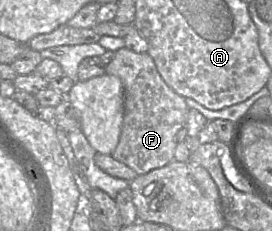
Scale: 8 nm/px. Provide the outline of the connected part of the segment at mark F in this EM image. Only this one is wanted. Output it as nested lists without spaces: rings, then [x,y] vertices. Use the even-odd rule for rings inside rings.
[[[126,47],[118,49],[113,60],[106,65],[106,74],[114,75],[121,80],[124,99],[120,139],[111,155],[138,175],[172,162],[179,143],[177,133],[186,126],[190,109],[186,104],[186,98],[167,85],[148,52],[136,53]]]

